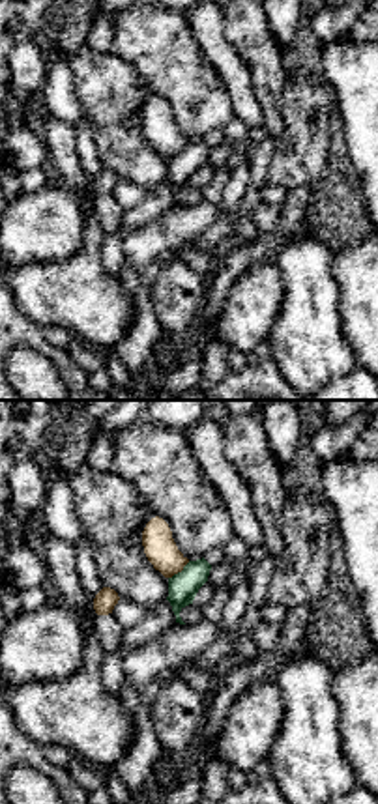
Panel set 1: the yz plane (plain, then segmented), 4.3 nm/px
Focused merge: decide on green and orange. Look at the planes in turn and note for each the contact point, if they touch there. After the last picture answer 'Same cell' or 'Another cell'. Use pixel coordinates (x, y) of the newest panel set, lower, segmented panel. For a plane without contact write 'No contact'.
Touches green at (178, 573)

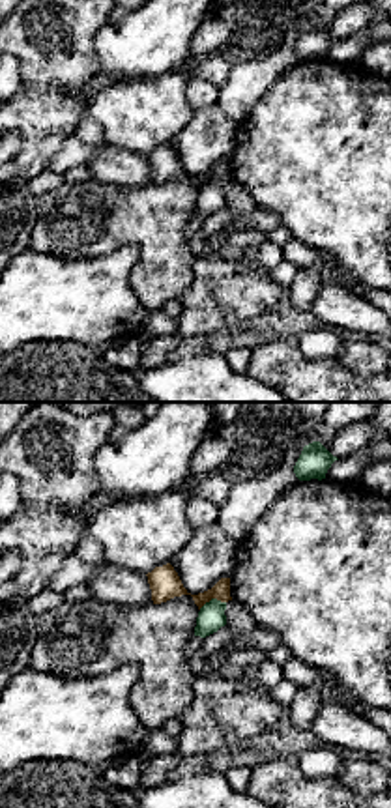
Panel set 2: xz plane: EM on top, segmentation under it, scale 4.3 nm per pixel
Touches green at (212, 599)

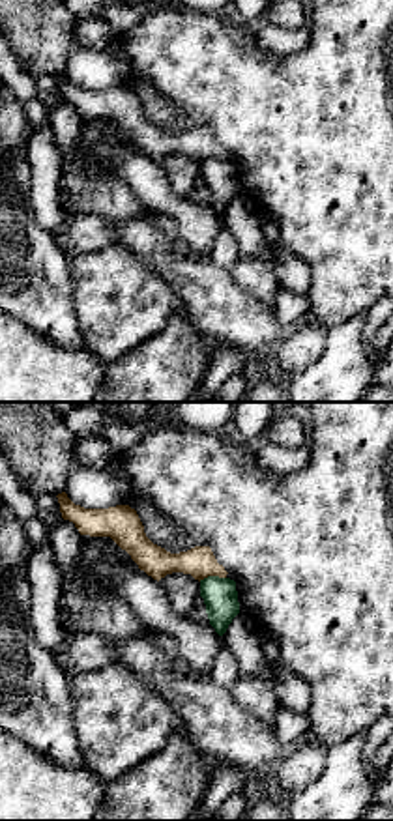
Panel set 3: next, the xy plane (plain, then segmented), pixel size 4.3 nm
Touches green at (212, 576)

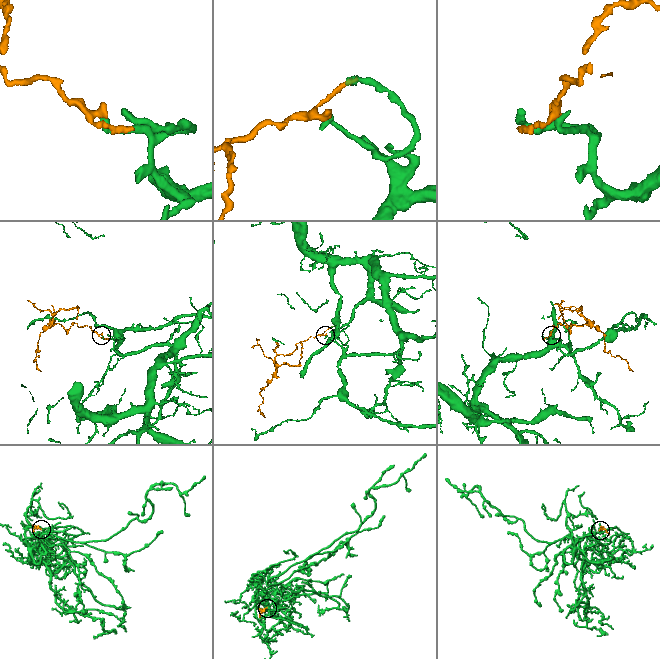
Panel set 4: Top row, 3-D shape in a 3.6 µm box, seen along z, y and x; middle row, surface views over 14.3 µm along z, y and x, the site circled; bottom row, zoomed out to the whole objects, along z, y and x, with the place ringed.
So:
Another cell

